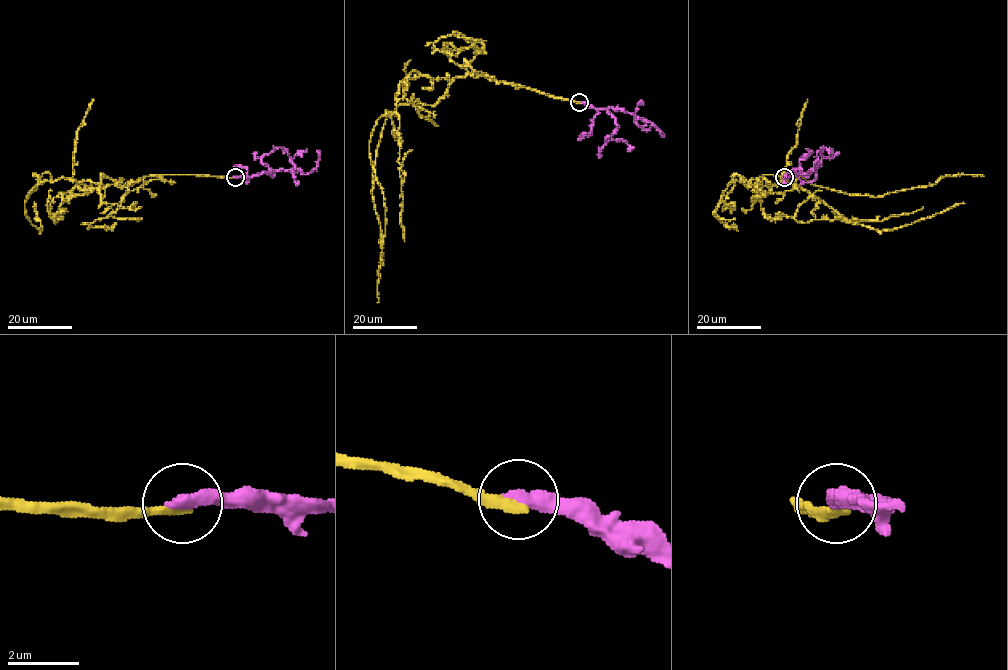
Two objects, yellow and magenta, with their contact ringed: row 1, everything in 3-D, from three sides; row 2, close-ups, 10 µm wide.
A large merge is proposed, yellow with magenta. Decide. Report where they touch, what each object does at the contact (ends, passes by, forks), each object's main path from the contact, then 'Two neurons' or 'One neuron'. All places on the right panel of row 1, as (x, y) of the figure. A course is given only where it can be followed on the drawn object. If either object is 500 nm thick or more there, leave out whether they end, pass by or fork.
Place: (784, 177). At the ring yellow ends. At the ring magenta ends. Course of yellow: (784, 177), (766, 175), (746, 185), (793, 182), (797, 172), (815, 185), (880, 196), (947, 176), (983, 176). Course of magenta: (783, 176), (790, 176), (791, 170), (800, 169), (806, 174), (818, 158), (818, 150). Two neurons

